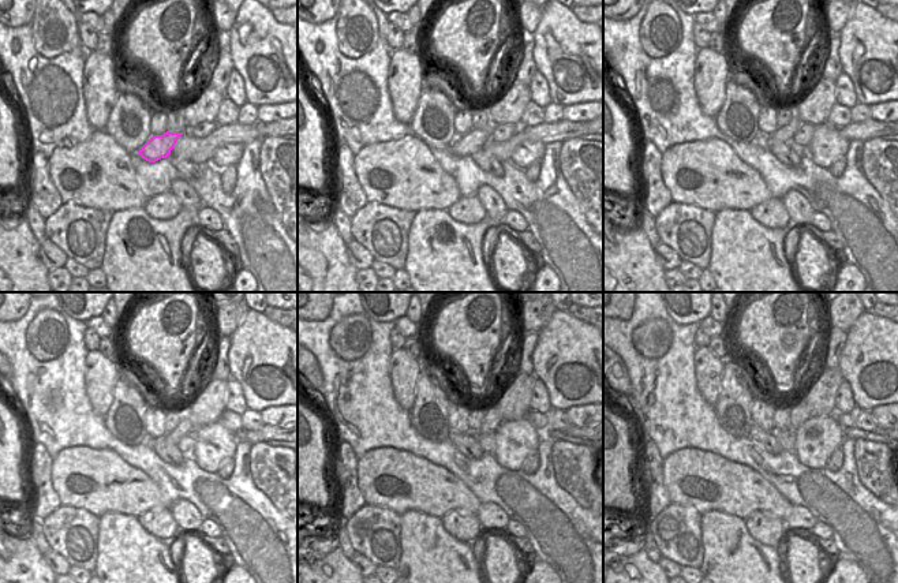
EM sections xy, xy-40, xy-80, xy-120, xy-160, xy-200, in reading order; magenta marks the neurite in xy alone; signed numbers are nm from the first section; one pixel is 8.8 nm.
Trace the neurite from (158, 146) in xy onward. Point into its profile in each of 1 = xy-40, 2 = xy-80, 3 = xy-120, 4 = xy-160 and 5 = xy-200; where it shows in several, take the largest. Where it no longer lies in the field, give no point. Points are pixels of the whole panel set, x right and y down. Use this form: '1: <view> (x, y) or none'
1: xy-40 (468, 144)
2: xy-80 (784, 134)
3: xy-120 (184, 426)
4: xy-160 (493, 419)
5: xy-200 (799, 413)

